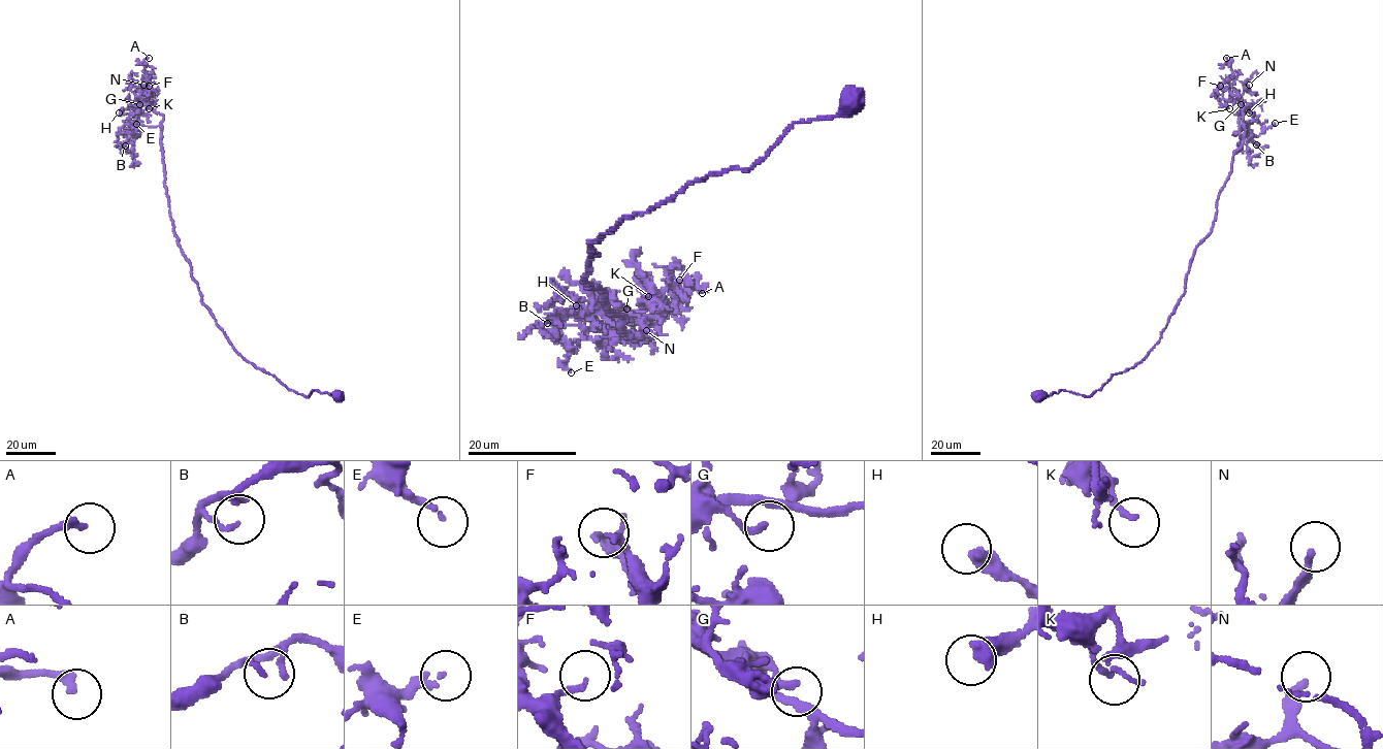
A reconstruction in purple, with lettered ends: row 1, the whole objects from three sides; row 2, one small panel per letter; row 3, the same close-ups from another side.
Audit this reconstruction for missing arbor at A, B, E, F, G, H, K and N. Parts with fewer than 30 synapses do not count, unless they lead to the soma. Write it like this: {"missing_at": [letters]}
{"missing_at": ["N"]}

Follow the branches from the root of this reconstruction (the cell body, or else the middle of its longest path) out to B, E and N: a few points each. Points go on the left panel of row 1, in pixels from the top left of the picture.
B: (336, 395), (288, 389), (235, 350), (202, 302), (174, 232), (161, 127), (136, 126), (139, 133), (125, 145)
E: (336, 395), (288, 389), (235, 350), (202, 302), (174, 232), (163, 117), (146, 108), (136, 124)
N: (336, 395), (314, 390), (306, 396), (244, 360), (202, 302), (171, 217), (163, 117), (149, 105), (143, 85)

